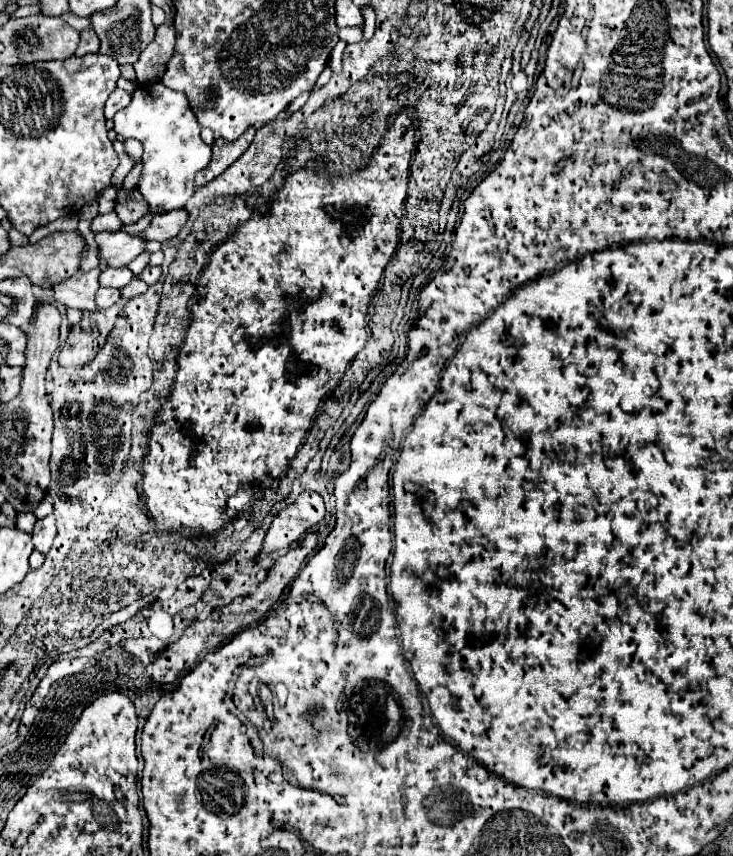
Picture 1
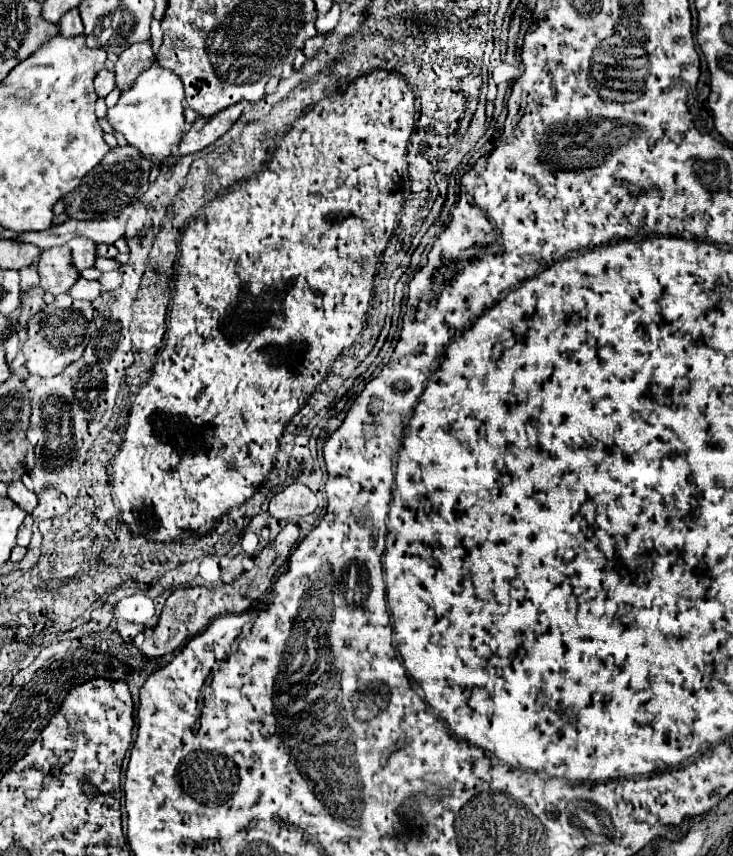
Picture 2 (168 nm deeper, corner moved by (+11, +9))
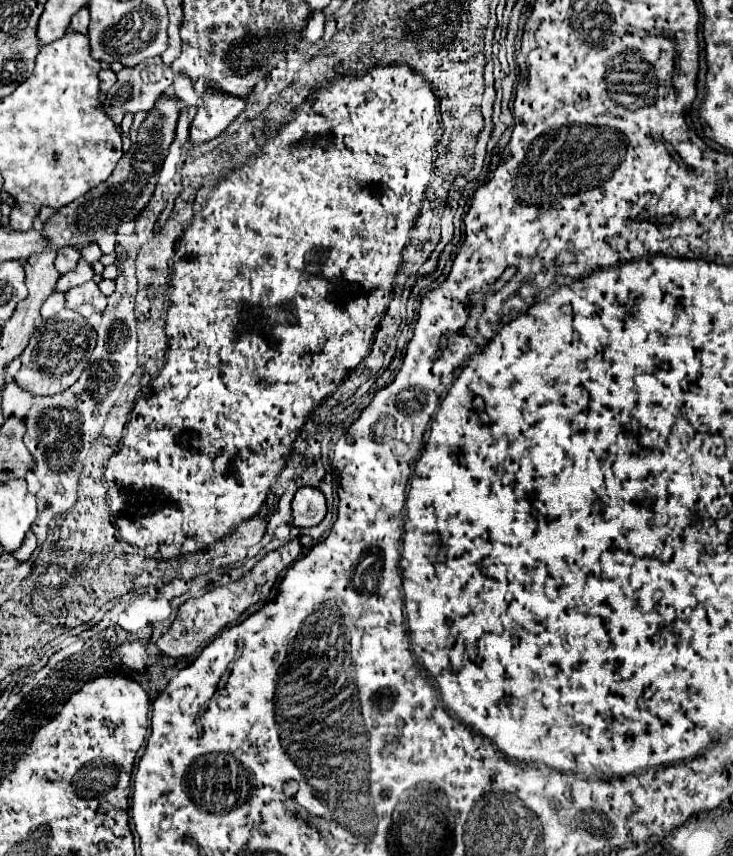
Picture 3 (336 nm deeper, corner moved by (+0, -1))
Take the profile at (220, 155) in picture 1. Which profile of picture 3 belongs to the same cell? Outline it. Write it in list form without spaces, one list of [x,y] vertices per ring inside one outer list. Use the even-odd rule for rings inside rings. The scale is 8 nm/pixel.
[[[205,88],[203,104],[197,106],[195,118],[189,128],[191,142],[207,142],[219,136],[245,108],[245,100],[225,94],[219,88]]]

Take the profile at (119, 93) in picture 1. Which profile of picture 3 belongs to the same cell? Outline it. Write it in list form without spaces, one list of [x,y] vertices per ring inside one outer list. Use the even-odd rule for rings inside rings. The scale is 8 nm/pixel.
[[[101,70],[97,78],[99,78],[99,88],[101,88],[101,92],[107,92],[107,90],[115,84],[115,80],[117,80],[117,76],[115,76],[113,70]]]

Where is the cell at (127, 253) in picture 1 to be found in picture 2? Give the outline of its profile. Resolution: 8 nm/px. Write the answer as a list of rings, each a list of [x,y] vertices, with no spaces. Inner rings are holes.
[[[78,236],[74,238],[72,242],[68,242],[68,246],[72,248],[72,262],[78,270],[84,270],[84,268],[92,268],[98,254],[96,254],[96,248],[98,244],[92,242],[90,238],[84,238],[84,236]]]

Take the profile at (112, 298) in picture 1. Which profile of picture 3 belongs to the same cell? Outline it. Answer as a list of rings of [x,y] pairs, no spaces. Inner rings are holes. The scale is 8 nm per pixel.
[[[93,280],[75,286],[65,294],[65,308],[75,310],[83,318],[89,318],[95,312],[103,312],[105,306],[107,306],[107,296],[101,294],[99,286]]]

